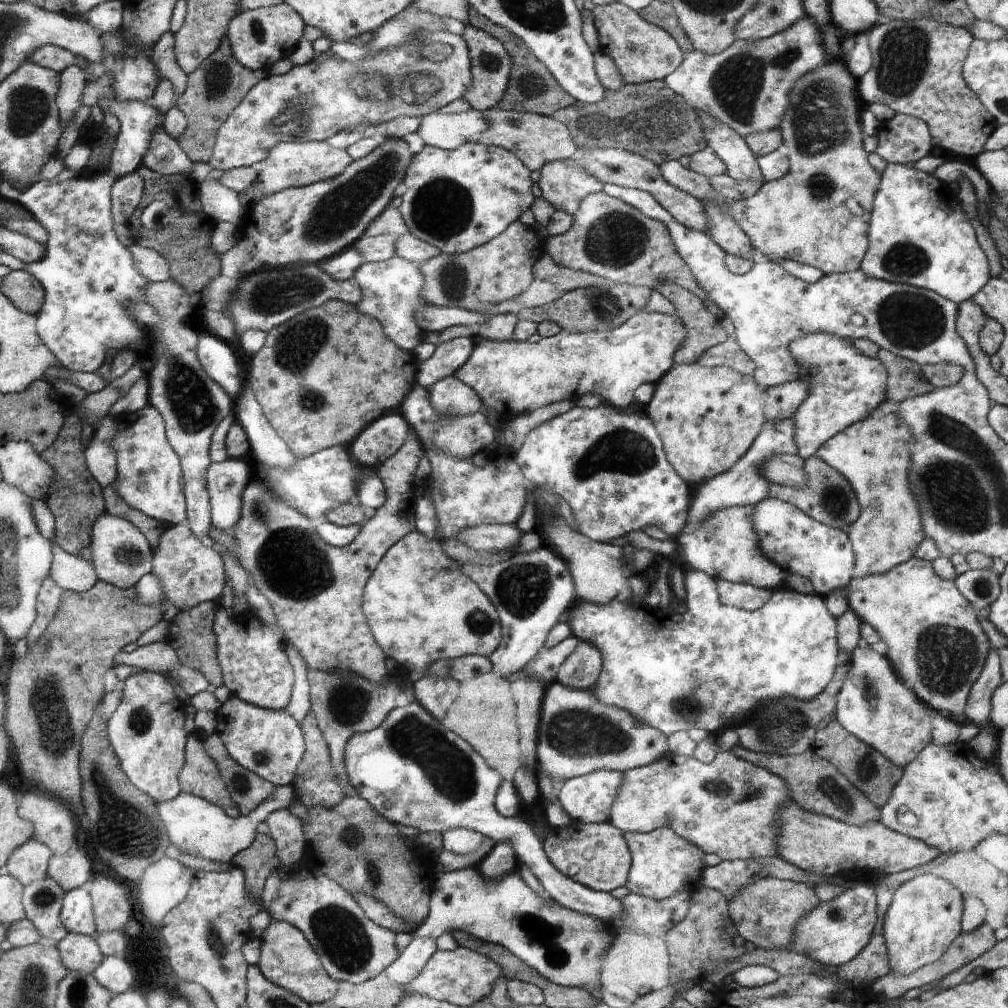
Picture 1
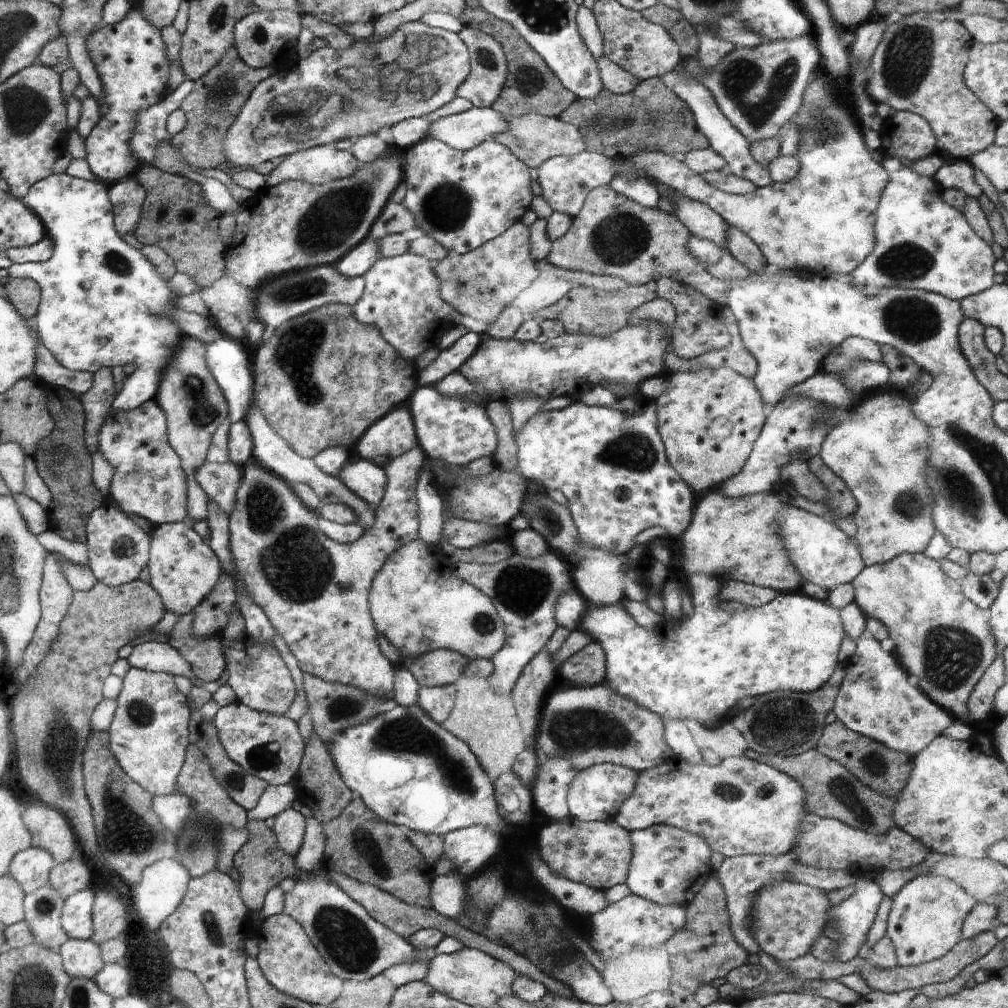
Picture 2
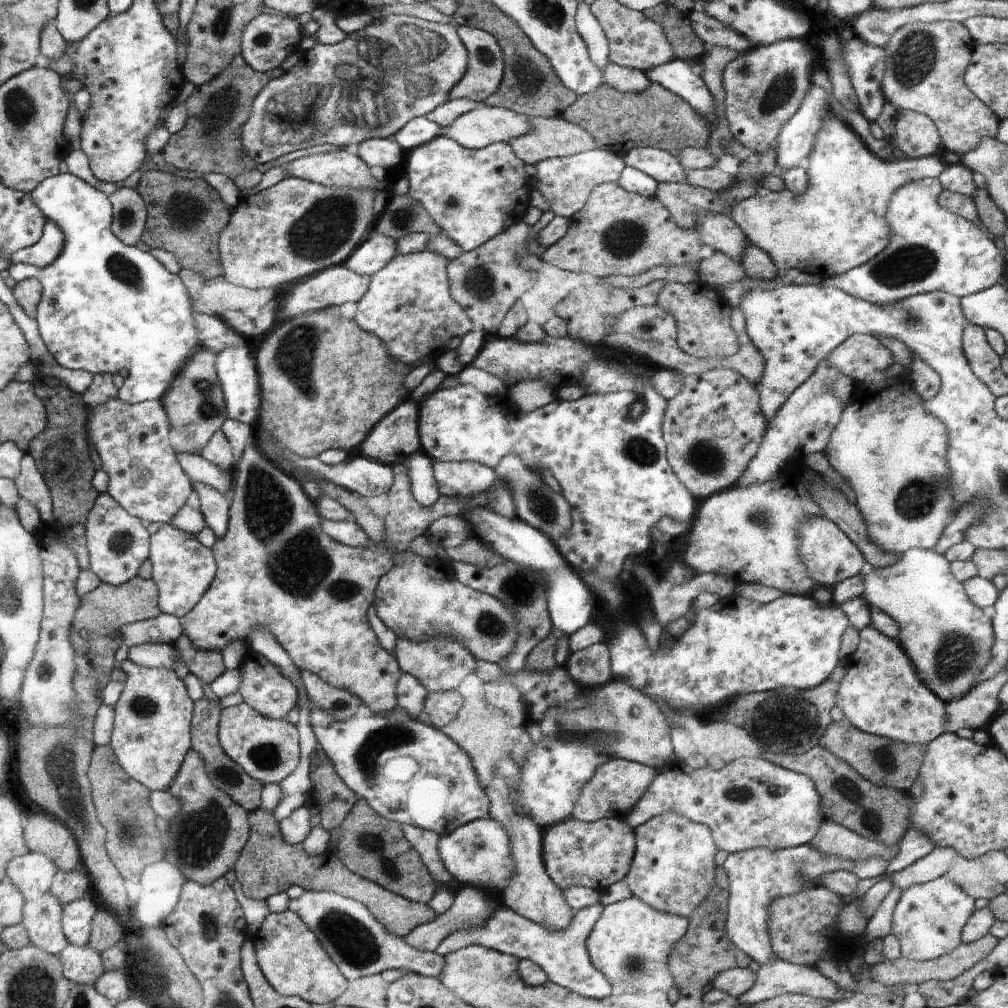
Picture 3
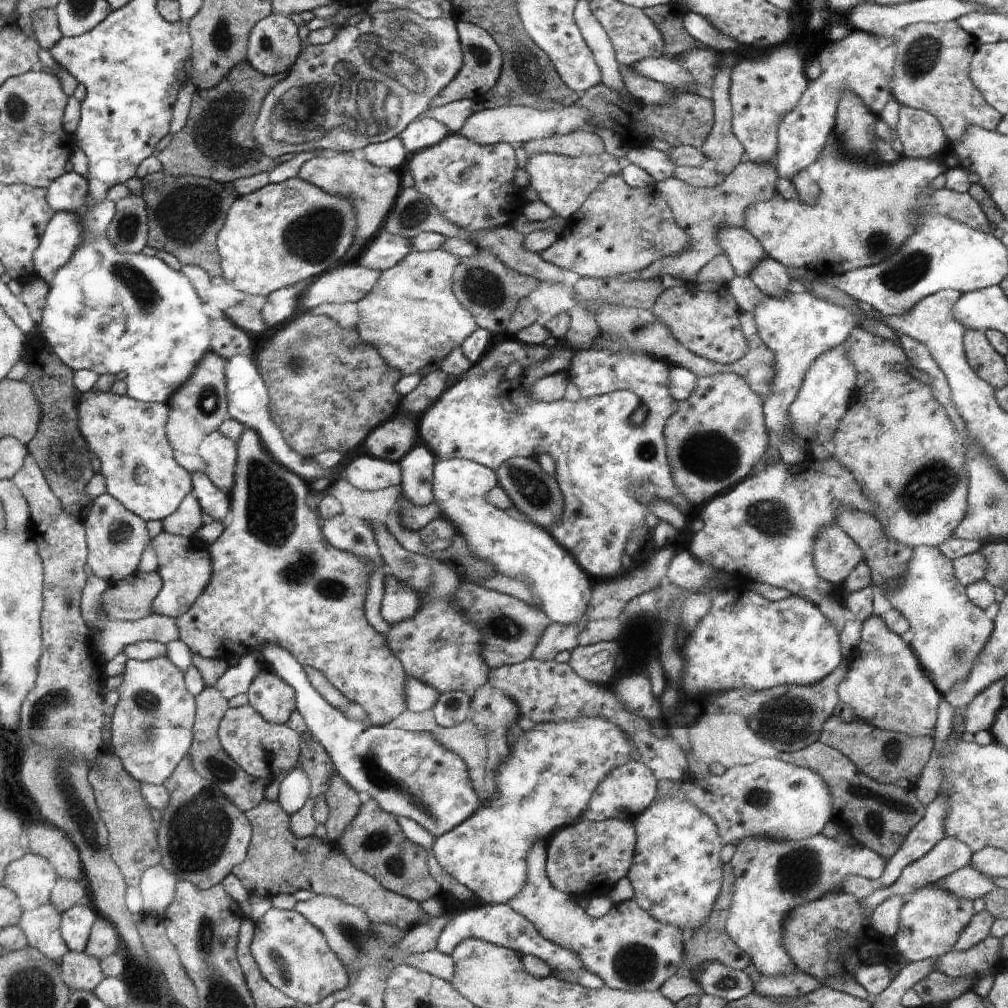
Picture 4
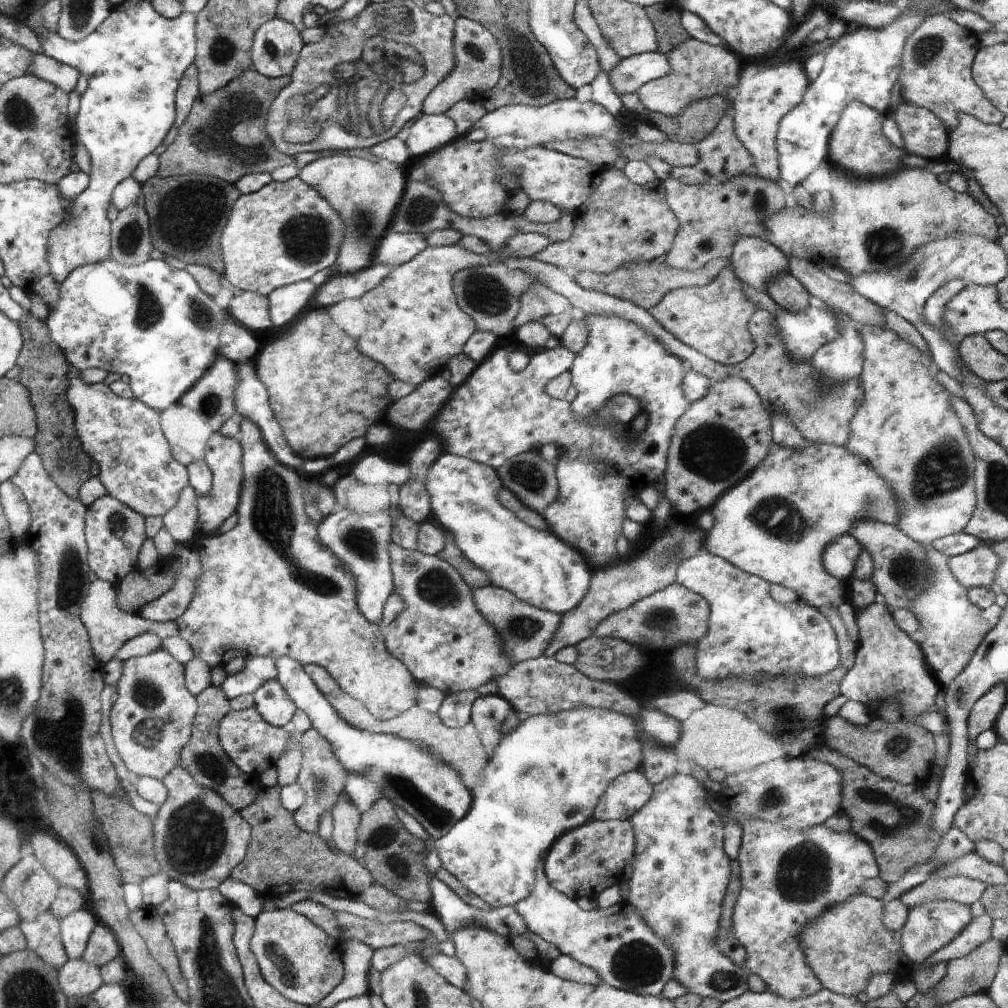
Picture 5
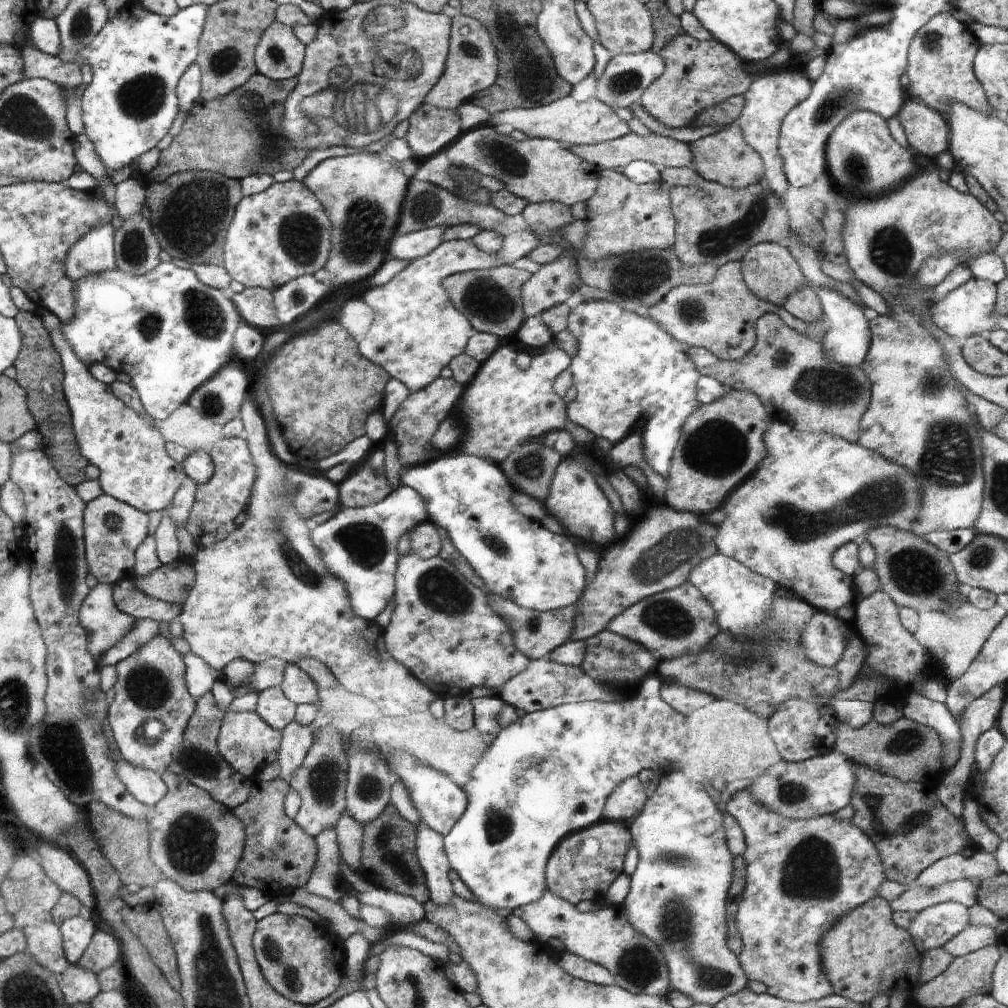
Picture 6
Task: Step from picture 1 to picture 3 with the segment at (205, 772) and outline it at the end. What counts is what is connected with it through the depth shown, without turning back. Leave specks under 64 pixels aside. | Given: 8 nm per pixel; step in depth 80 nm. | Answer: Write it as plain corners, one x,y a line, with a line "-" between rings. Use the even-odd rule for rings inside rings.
190,750
177,778
167,790
182,802
181,813
169,822
166,859
182,872
186,881
212,884
234,868
250,837
249,812
230,799
209,778
205,760

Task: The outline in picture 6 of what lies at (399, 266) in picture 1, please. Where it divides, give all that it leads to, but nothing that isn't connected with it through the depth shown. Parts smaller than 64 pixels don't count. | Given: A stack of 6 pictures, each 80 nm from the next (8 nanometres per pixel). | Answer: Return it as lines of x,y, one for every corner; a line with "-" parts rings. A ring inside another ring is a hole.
516,231
504,238
497,253
488,254
480,250
472,239
444,240
426,256
411,260
404,270
386,284
366,288
362,300
374,311
374,318
366,338
358,343
360,354
381,366
390,377
400,380
411,393
425,389
440,376
443,368
449,366
452,358
465,352
468,340
474,333
470,321
450,302
442,281
447,276
464,271
514,265
516,260
524,258
540,242
530,231

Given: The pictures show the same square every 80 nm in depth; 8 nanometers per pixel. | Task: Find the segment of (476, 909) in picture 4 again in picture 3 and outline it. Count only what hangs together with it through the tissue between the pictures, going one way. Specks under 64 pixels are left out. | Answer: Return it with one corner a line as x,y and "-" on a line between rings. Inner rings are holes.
600,902
588,908
577,910
570,926
564,931
548,930
544,926
540,926
514,912
510,907
500,906
500,908
494,910
494,914
482,926
474,926
472,930
470,928
460,928
460,930
448,931
448,936
440,942
436,952
444,957
452,952
462,950
462,948
466,948
470,944
478,944
514,955
520,960
528,959
532,964
540,966
540,970
546,974
547,981
572,990
572,992
576,992
576,994
580,994
584,998
604,1000
610,996
608,978
600,970
596,970
592,966
585,947
588,933
600,918
603,906

